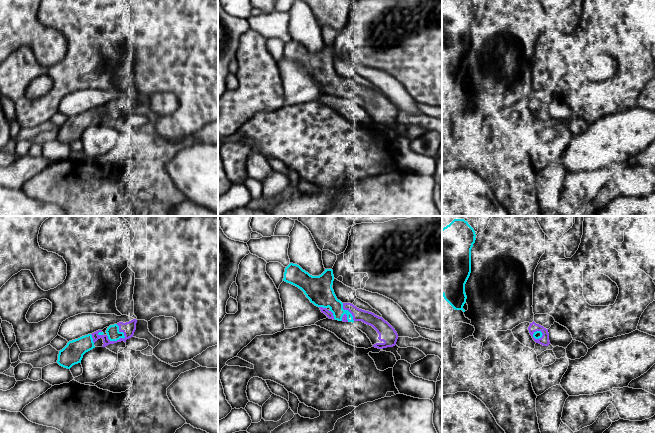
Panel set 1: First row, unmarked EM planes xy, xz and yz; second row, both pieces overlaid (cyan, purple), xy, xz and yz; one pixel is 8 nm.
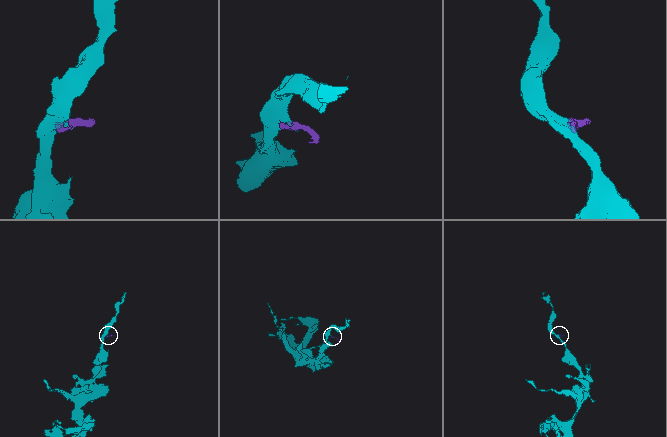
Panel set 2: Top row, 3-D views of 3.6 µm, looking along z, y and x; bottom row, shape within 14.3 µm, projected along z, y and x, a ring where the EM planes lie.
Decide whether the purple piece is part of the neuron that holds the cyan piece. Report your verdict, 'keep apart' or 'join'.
join

